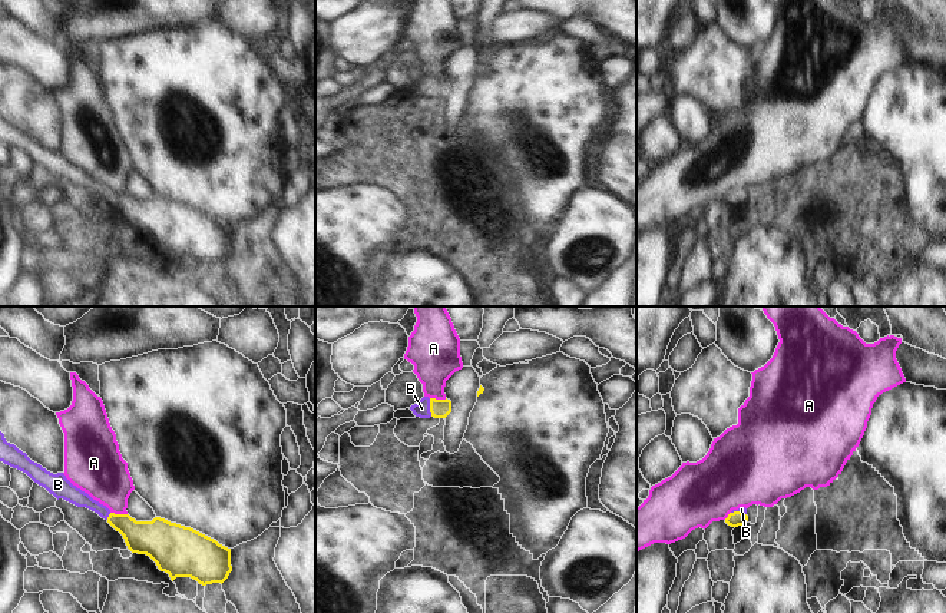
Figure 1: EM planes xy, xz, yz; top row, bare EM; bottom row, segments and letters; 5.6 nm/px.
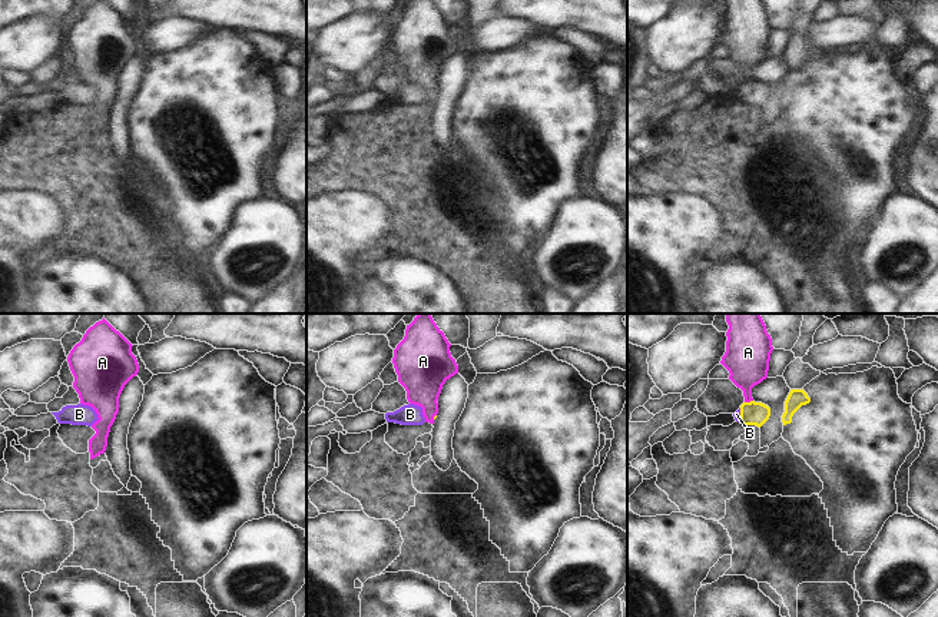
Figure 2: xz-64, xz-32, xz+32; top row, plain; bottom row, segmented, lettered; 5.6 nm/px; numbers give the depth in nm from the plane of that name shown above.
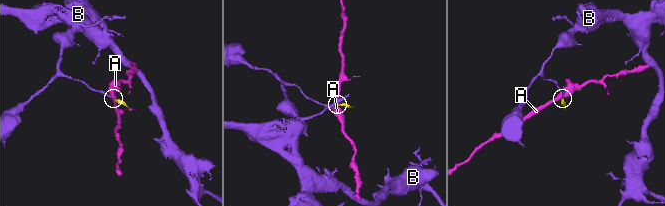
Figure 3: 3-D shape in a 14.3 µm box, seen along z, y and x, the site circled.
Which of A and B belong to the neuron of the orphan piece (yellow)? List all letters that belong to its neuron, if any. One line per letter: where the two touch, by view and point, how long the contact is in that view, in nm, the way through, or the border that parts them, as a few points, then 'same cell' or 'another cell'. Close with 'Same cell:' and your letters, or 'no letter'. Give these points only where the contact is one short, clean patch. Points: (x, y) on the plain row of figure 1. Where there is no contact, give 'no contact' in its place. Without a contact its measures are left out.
A: contact xy (119, 194); length 100 nm; border xy (111, 191), (126, 194); another cell
B: contact xz (430, 86); length 110 nm; way xz (440, 88), (430, 86), (422, 88); same cell
Same cell: B

